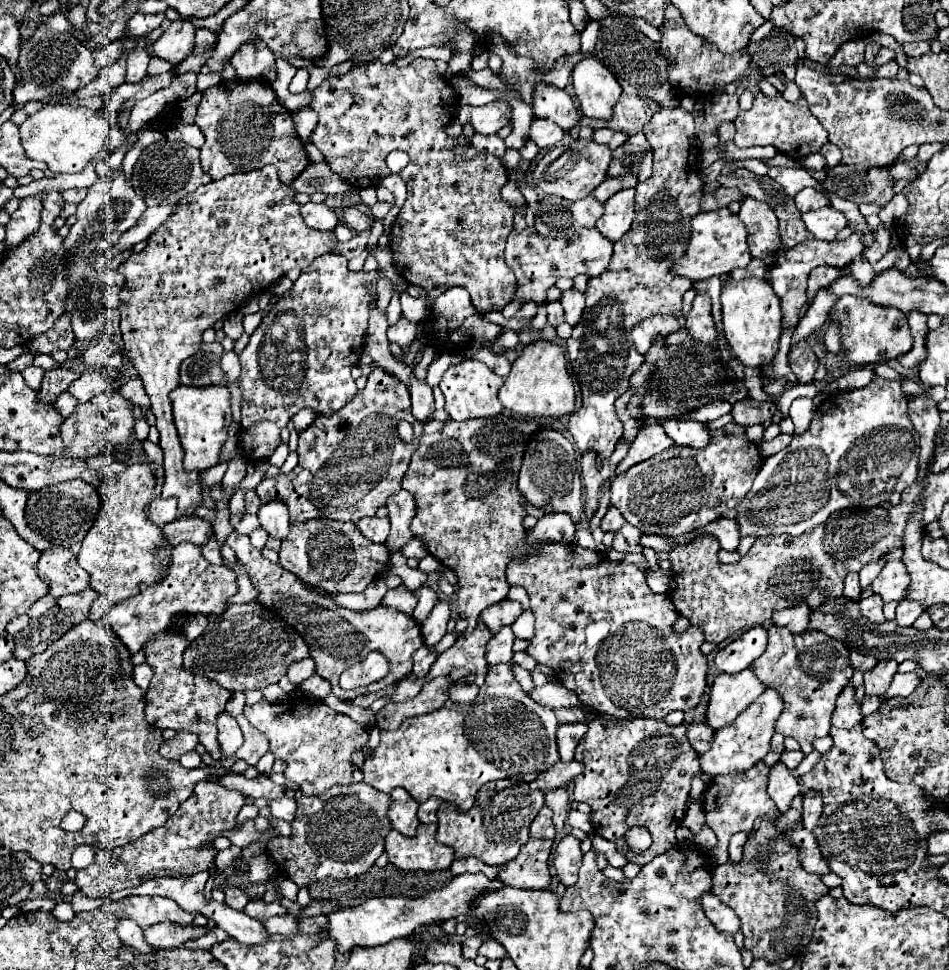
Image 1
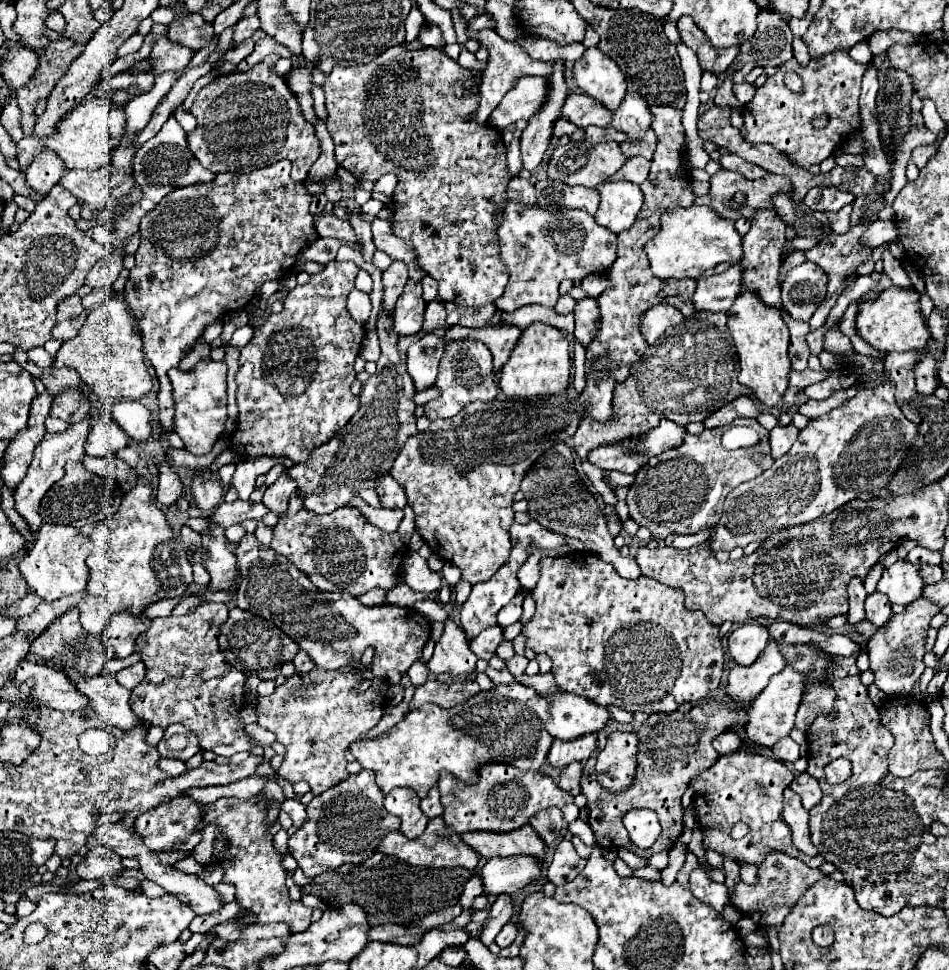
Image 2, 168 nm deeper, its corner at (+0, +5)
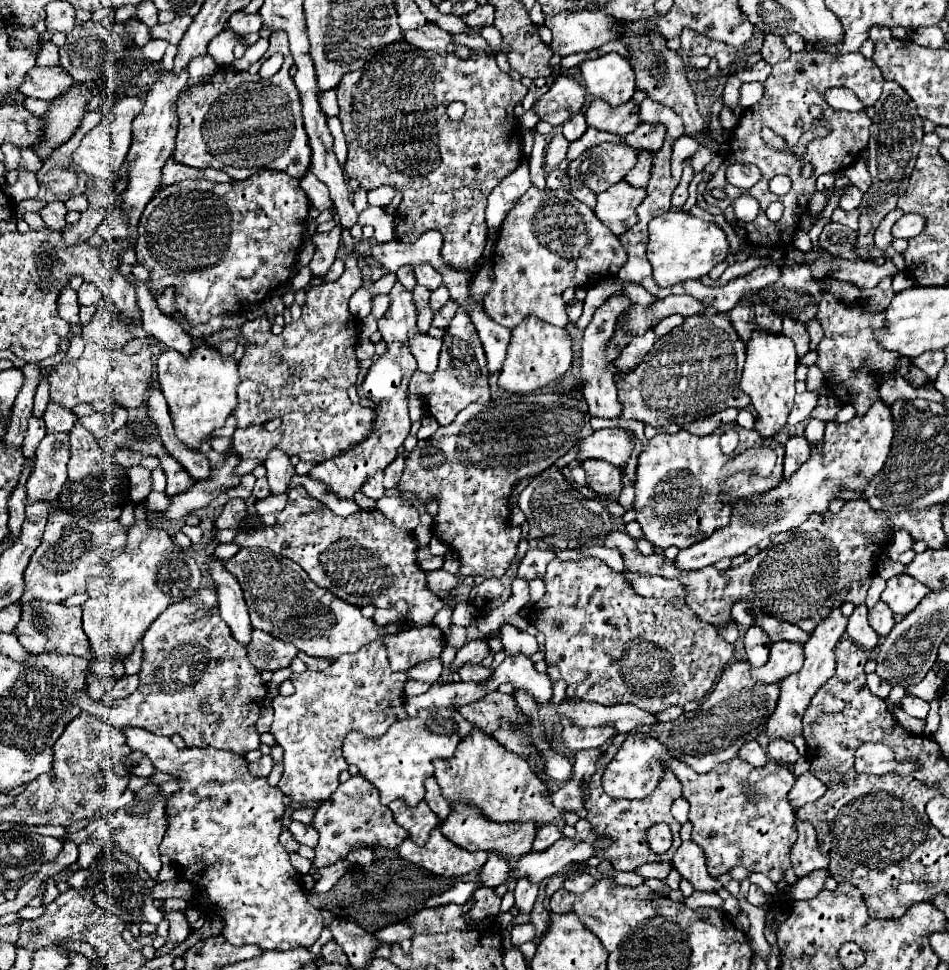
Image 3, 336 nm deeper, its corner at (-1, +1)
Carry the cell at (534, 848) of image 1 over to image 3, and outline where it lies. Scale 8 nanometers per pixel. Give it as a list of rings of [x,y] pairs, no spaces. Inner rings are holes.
[[[452,802],[450,814],[440,822],[440,832],[458,844],[464,850],[494,850],[498,854],[506,854],[512,858],[524,856],[532,850],[532,842],[536,836],[536,824],[534,822],[492,822],[484,818],[482,810],[478,806],[472,806],[470,802]]]

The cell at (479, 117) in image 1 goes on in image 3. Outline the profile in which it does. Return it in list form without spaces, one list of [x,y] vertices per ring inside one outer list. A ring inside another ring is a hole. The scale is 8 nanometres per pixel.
[[[558,76],[550,90],[536,102],[536,112],[552,126],[562,126],[586,106],[586,88],[570,76]]]

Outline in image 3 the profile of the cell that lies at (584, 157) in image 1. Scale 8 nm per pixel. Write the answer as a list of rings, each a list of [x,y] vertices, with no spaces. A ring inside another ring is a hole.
[[[604,142],[586,150],[580,158],[570,162],[568,174],[598,194],[624,180],[628,170],[634,168],[636,158],[638,152],[628,144]]]

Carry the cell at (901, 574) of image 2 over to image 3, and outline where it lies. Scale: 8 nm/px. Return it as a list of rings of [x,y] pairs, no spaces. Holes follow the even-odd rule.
[[[898,574],[888,580],[886,590],[882,592],[882,602],[886,602],[894,614],[906,616],[920,604],[920,600],[928,592],[930,590],[916,578],[910,578],[908,574]]]

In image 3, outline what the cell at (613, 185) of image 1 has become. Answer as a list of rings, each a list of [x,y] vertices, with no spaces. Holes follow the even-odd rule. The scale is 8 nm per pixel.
[[[640,150],[634,170],[630,170],[630,174],[624,180],[636,188],[644,188],[650,180],[650,170],[652,170],[652,154],[648,150]]]

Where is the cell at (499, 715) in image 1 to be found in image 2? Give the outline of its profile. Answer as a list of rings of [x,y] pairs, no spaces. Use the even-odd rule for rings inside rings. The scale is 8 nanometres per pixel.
[[[519,682],[495,684],[491,690],[481,690],[469,700],[447,710],[437,704],[425,704],[417,710],[411,710],[399,724],[389,728],[379,738],[367,742],[353,742],[349,750],[365,770],[375,772],[377,786],[385,794],[397,786],[407,786],[415,790],[419,798],[425,798],[429,790],[437,784],[439,774],[443,770],[451,772],[465,784],[469,782],[475,784],[479,780],[479,768],[487,762],[501,762],[515,766],[519,770],[539,770],[553,742],[551,734],[545,730],[547,722],[549,722],[549,704],[533,688],[523,686]]]

